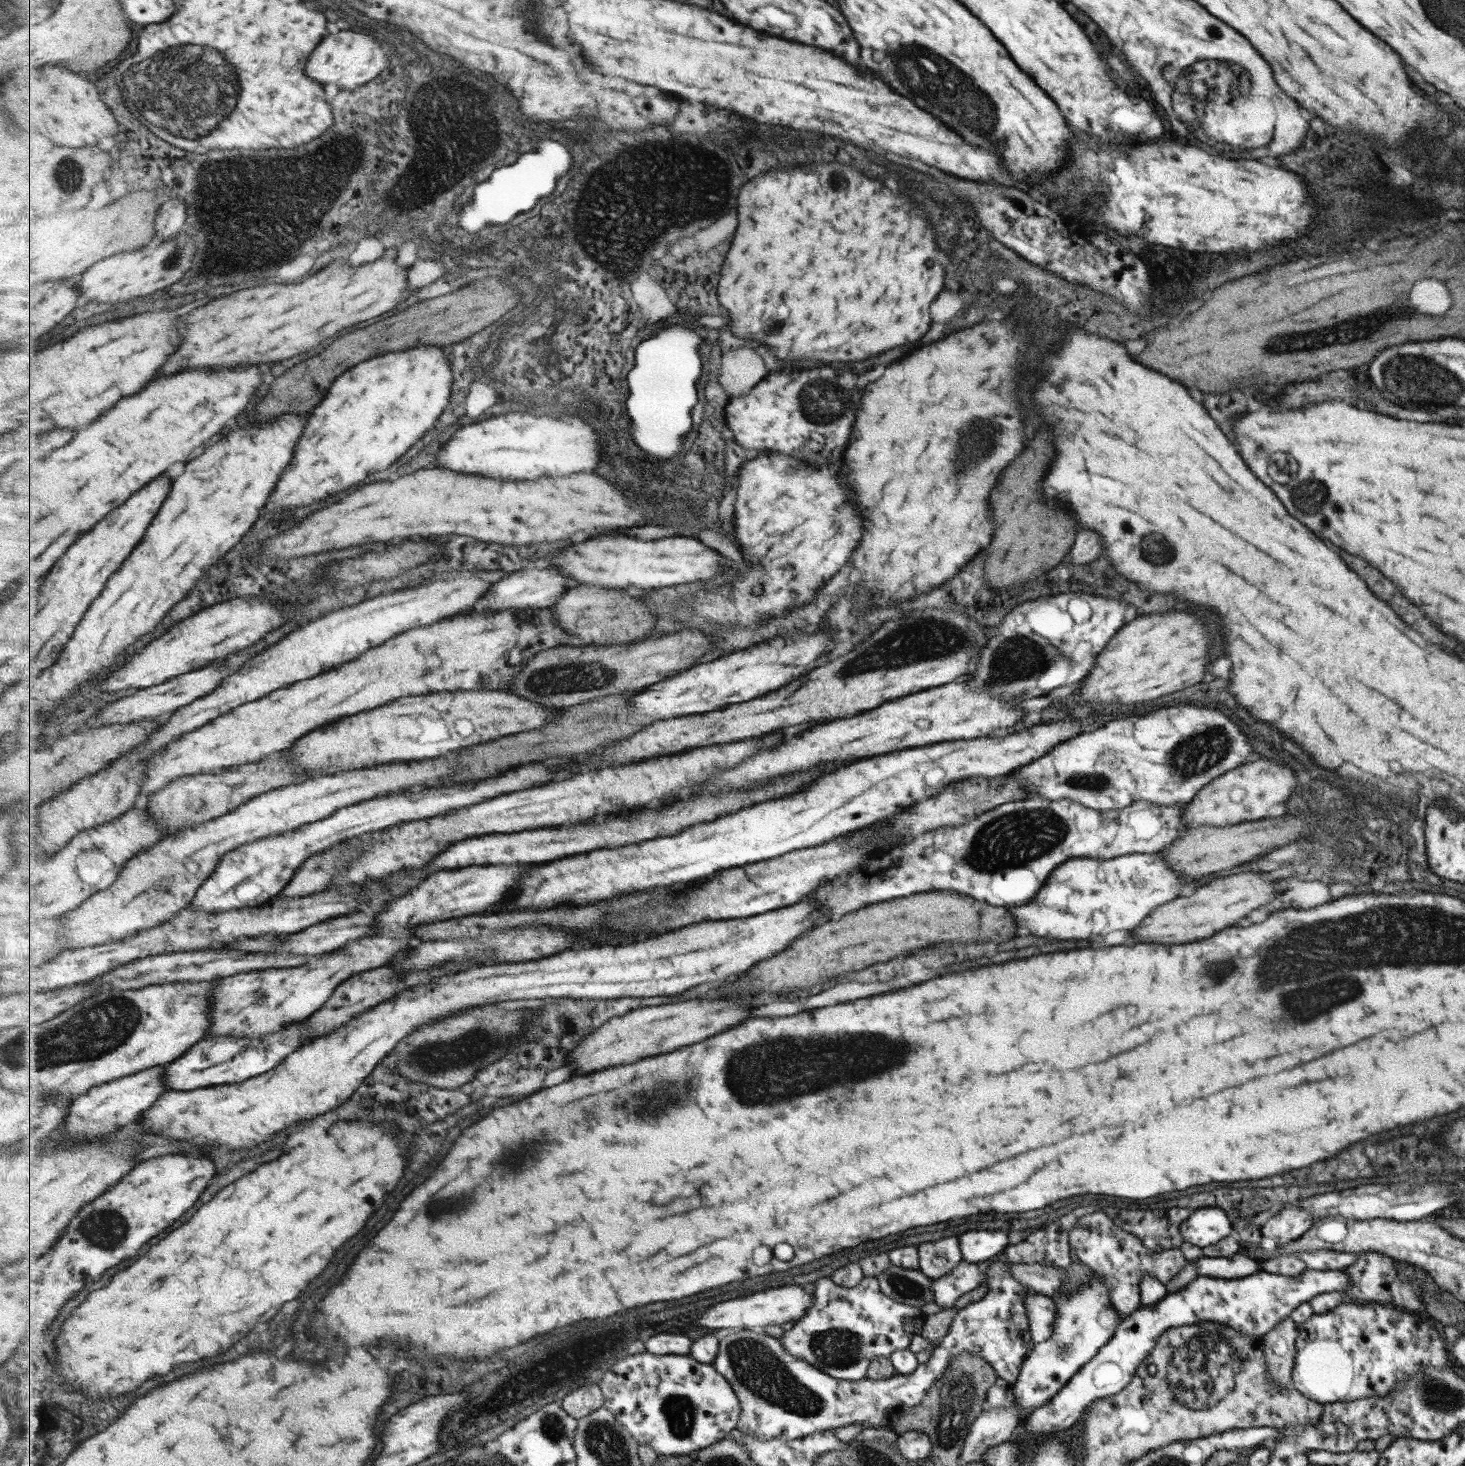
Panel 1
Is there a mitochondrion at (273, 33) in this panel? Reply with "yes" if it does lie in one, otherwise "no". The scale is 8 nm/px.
no

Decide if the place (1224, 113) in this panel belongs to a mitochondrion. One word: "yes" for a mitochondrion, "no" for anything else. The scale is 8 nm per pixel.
yes

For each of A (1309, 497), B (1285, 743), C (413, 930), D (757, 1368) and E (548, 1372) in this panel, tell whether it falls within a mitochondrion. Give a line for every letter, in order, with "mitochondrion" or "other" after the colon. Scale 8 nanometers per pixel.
A: mitochondrion
B: other
C: other
D: mitochondrion
E: other

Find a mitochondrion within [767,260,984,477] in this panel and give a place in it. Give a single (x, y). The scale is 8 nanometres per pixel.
(840, 402)

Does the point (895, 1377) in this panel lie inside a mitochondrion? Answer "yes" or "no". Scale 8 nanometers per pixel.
no

